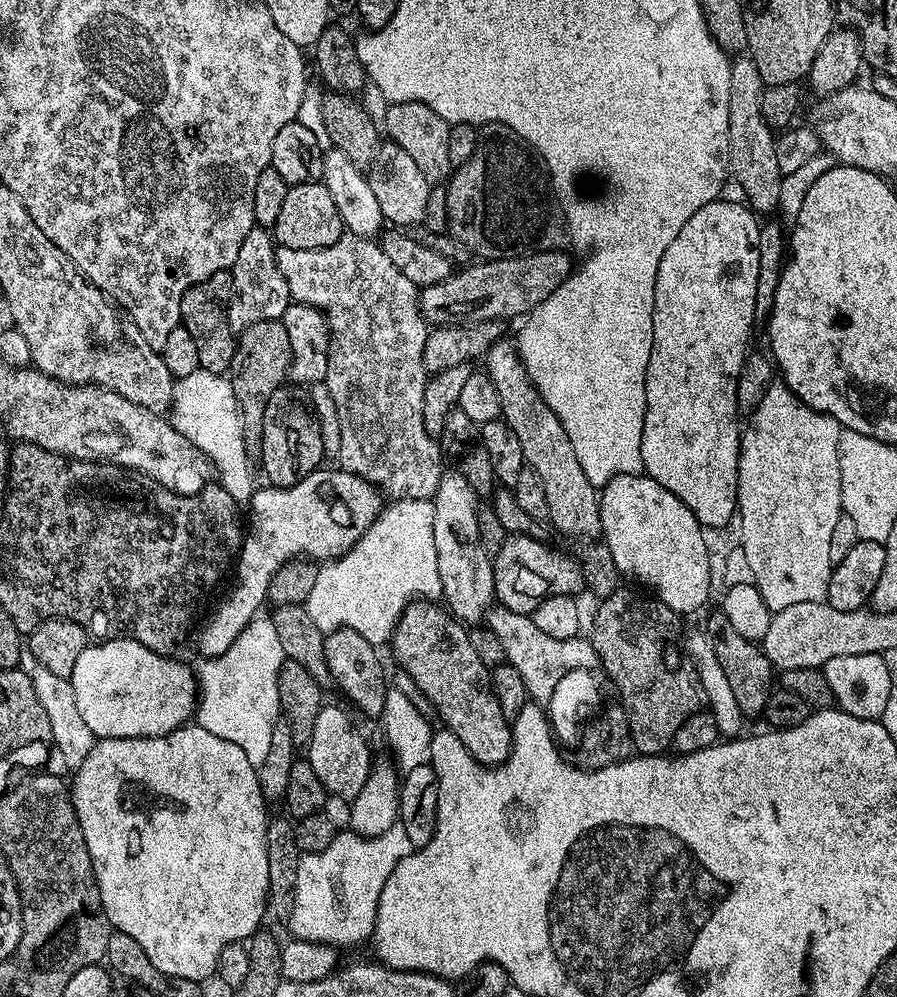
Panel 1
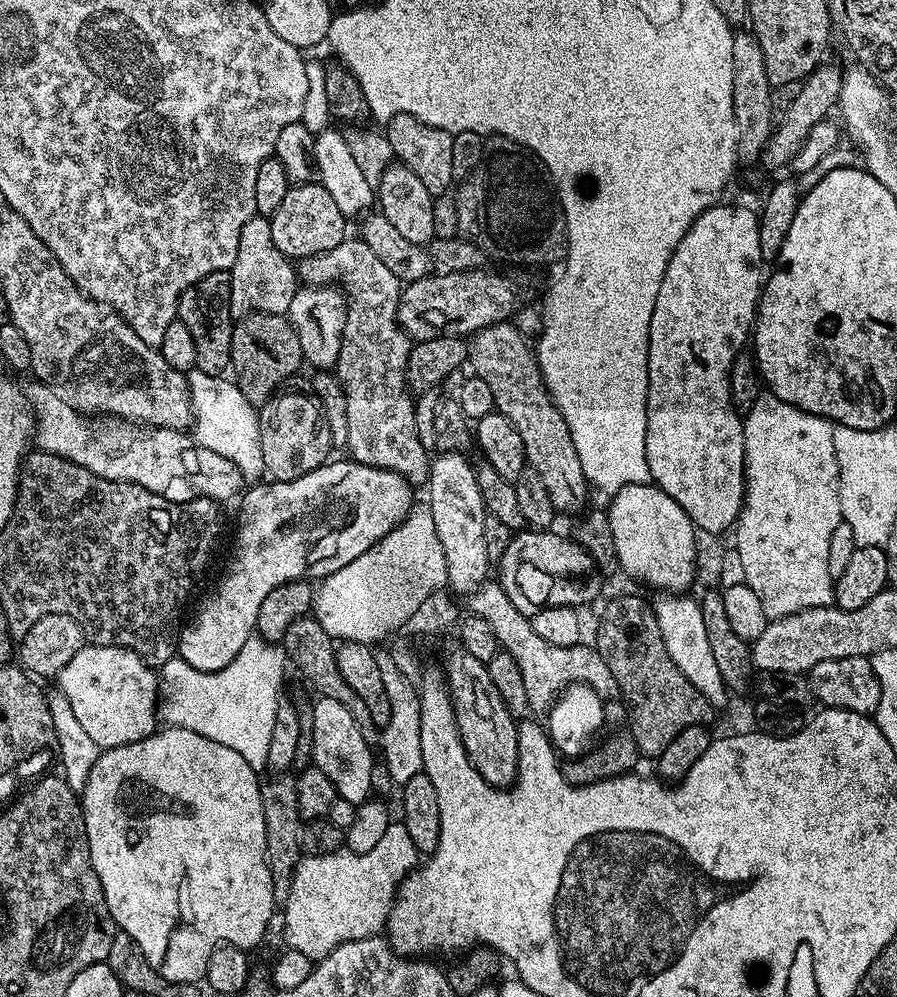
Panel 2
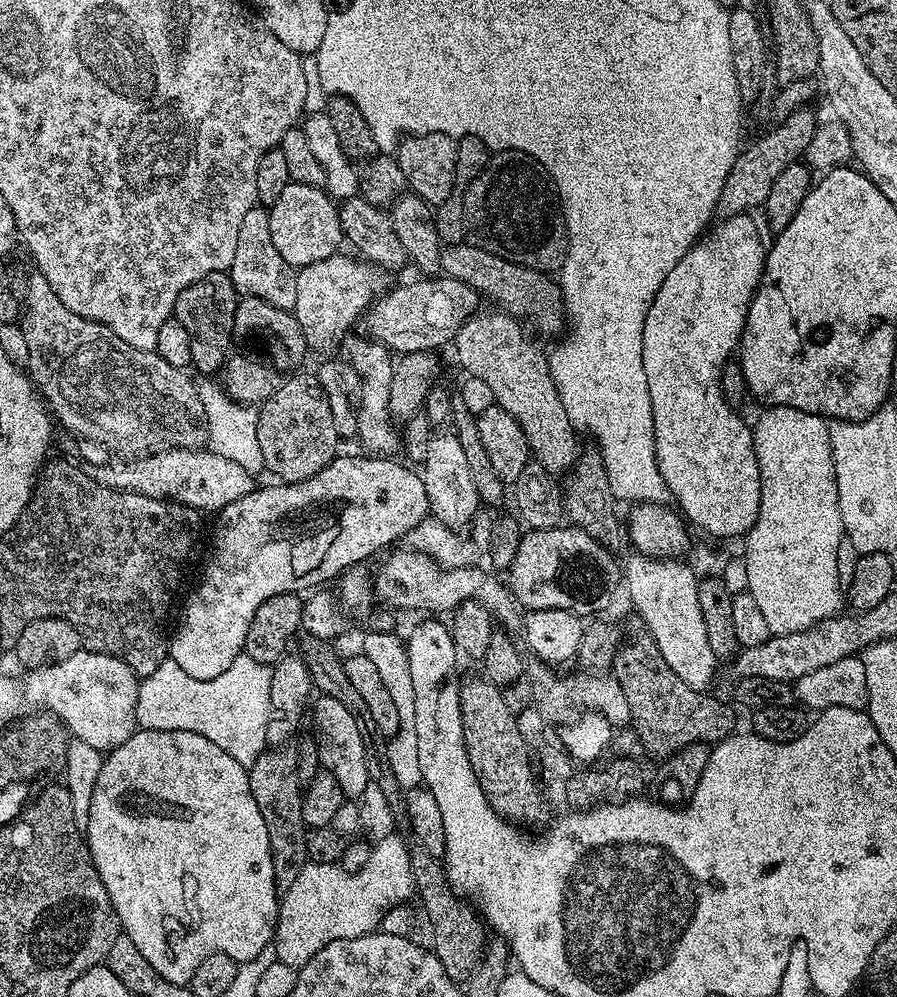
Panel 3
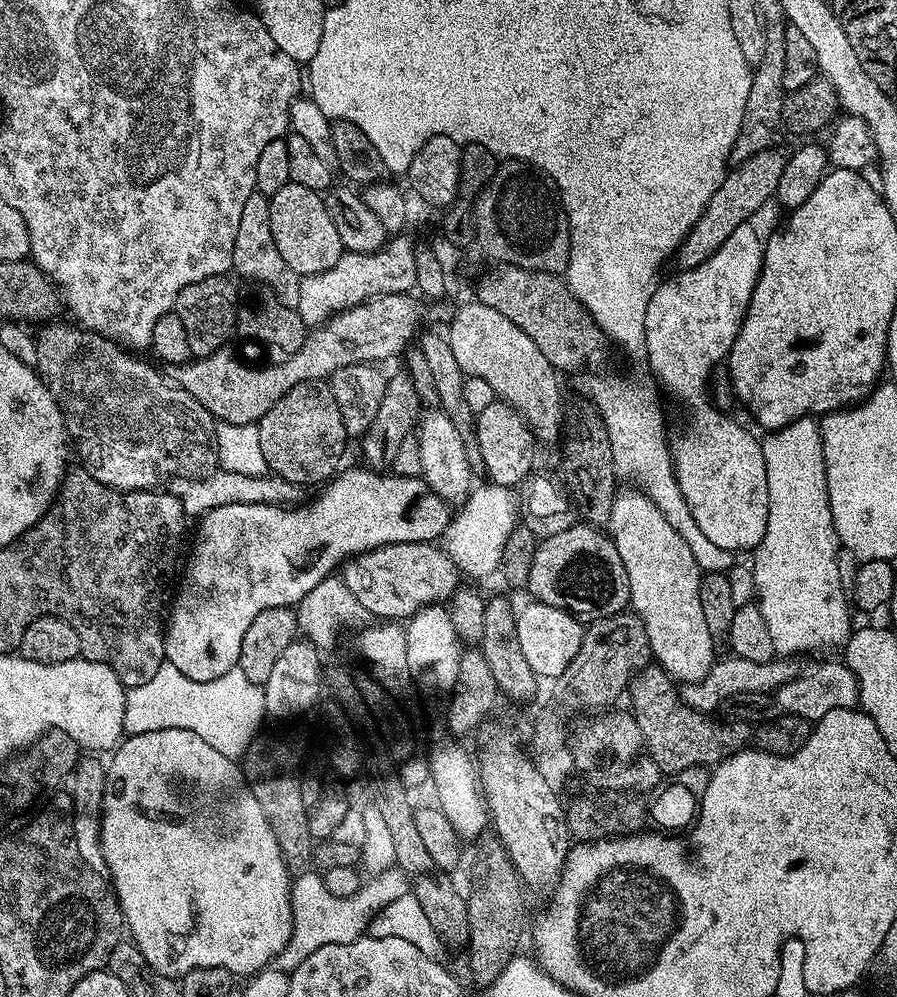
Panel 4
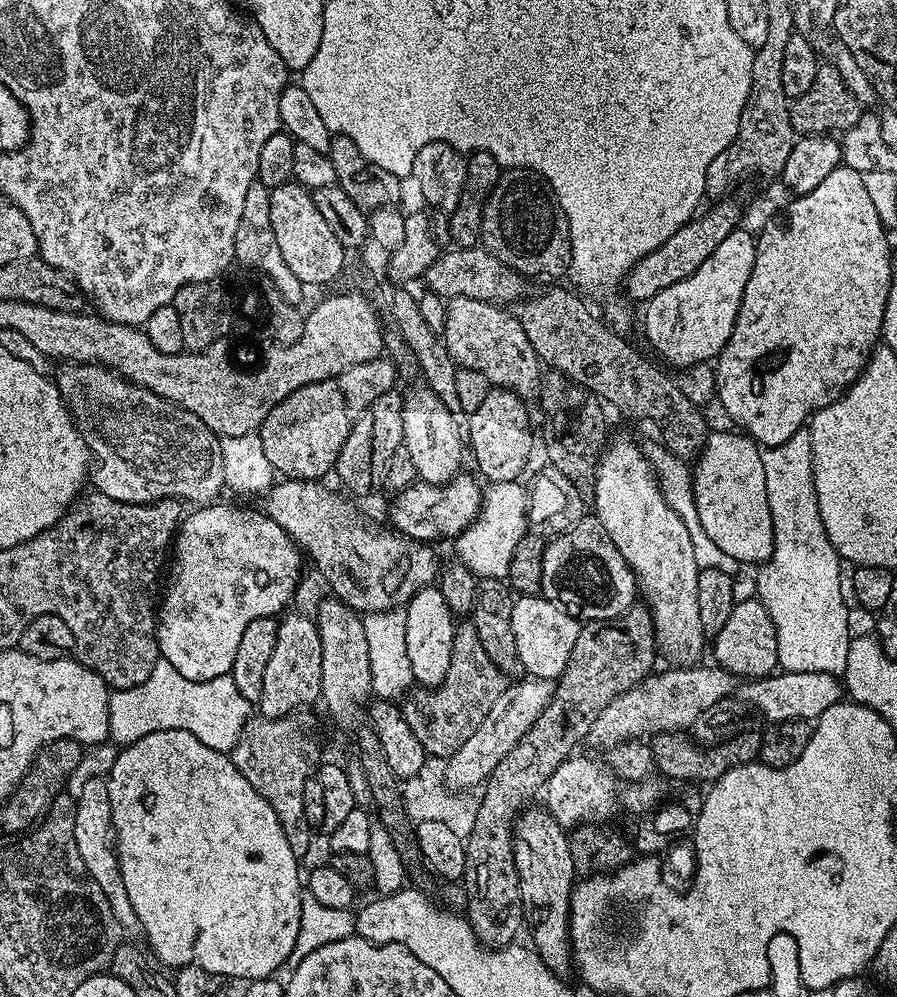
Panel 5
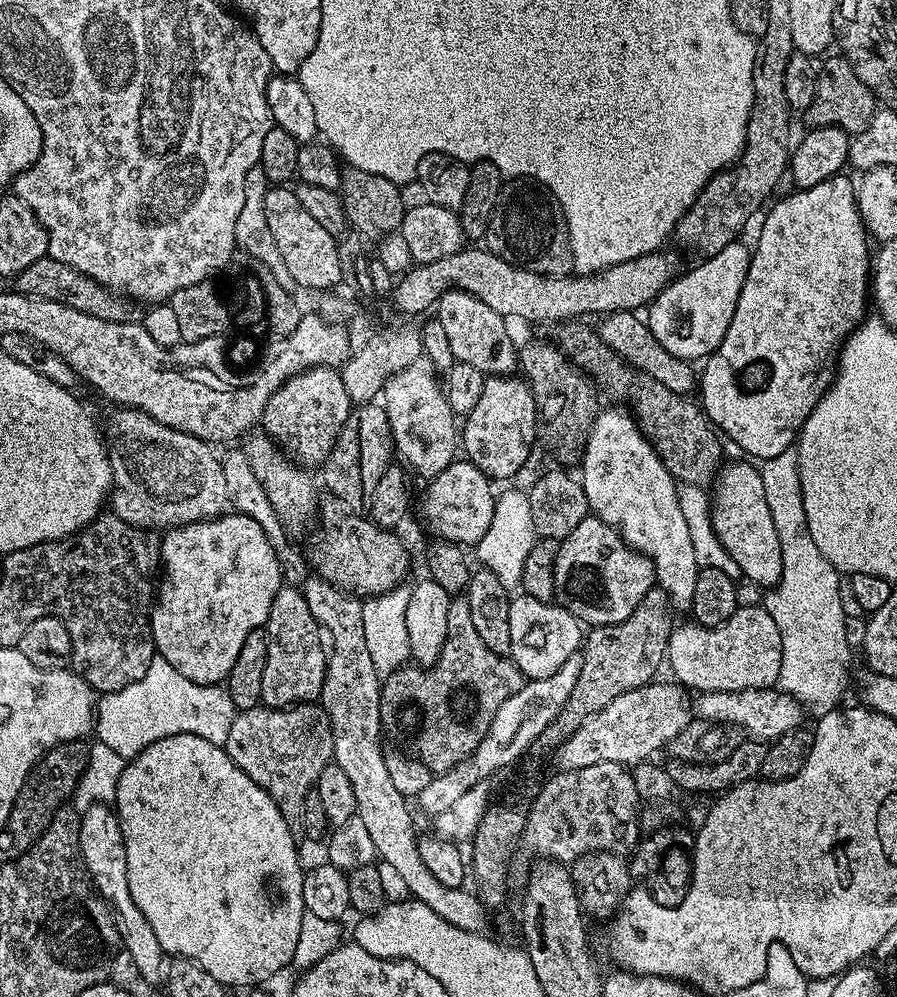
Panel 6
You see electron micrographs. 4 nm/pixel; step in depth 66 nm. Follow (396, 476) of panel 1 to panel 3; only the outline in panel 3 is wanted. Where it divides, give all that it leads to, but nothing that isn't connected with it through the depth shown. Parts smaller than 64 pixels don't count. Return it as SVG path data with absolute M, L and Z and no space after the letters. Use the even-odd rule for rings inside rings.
M367 342L360 344L352 352L350 363L354 371L360 375L361 394L359 412L357 414L358 440L364 443L363 451L373 456L392 458L402 448L402 436L394 423L391 410L390 378L394 371L394 356L383 344Z

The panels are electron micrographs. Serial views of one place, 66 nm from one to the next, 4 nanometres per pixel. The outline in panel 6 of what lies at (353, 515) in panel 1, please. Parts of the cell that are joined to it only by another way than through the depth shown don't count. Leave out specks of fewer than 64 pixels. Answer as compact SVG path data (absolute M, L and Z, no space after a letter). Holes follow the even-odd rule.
M457 458L449 468L431 477L427 484L420 512L424 515L425 526L433 532L432 536L456 545L476 546L494 518L497 497L488 477L482 476L467 459ZM233 510L228 515L218 516L215 519L194 521L192 524L187 524L184 527L169 528L163 533L160 542L162 579L158 584L158 599L152 606L152 637L156 643L158 655L166 658L166 662L170 662L170 666L174 666L174 670L178 670L178 674L190 678L190 682L220 684L221 682L227 681L234 662L238 662L238 653L242 651L242 642L246 642L249 634L263 629L267 625L270 606L274 602L277 594L280 593L282 587L282 581L280 581L282 560L278 555L278 550L276 554L276 548L272 545L272 540L268 536L271 535L269 535L265 528L258 526L258 522L254 522L254 518L245 516L239 510Z

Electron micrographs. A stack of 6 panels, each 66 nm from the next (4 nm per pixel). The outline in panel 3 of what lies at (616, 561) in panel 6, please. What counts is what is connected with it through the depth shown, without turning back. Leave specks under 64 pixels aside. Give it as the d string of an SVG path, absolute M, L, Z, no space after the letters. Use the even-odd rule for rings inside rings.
M557 526L555 528L533 528L525 531L520 537L518 554L506 570L506 583L521 609L534 610L570 610L576 616L588 618L591 612L600 612L612 600L616 584L621 583L622 568L617 557L607 552L590 534L575 526Z

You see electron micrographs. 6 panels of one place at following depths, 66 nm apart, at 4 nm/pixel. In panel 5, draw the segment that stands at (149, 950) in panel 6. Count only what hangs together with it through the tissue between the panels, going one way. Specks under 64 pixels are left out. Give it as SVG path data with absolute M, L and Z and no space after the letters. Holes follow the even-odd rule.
M103 776L90 778L76 798L74 814L74 842L78 842L78 854L82 854L82 862L86 862L86 870L94 882L98 882L98 890L110 902L110 910L125 933L136 932L140 927L138 914L134 914L134 906L130 906L130 894L126 894L126 886L122 882L122 870L116 857L116 834L112 830L112 811L110 810L110 790L108 781Z

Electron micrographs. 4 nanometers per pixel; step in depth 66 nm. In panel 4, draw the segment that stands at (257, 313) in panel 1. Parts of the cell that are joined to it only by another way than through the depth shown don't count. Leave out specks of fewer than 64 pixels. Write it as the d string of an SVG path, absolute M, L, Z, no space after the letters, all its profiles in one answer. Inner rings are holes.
M254 191L246 198L246 206L242 206L242 219L238 222L238 234L234 234L234 258L232 268L240 276L248 280L257 280L267 291L273 292L282 302L282 306L296 308L298 306L298 290L302 277L290 266L286 266L282 254L278 254L278 246L274 246L274 234L270 234L269 197Z

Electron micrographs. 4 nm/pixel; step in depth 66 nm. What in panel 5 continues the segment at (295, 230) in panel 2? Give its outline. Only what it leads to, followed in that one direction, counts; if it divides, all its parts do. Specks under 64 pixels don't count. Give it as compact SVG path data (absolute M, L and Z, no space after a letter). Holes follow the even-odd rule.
M289 182L270 191L270 226L274 226L274 239L282 249L286 266L305 286L328 284L344 268L346 249L334 230L322 219L318 206L314 206L309 189L295 182Z

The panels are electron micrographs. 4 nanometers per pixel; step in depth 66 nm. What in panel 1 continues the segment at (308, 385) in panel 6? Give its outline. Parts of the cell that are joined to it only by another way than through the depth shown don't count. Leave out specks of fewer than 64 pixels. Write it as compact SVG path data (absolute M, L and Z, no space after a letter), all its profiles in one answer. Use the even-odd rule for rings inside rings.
M287 391L275 392L266 402L266 414L262 418L262 446L258 460L264 463L264 472L268 475L267 483L273 488L289 488L302 478L321 467L325 459L322 446L322 431L313 410L305 401L287 396Z

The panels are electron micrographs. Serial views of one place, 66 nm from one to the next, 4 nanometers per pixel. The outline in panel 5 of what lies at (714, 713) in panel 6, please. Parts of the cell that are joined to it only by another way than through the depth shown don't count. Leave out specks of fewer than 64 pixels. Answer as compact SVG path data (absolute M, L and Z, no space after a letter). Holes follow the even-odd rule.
M785 672L763 678L754 678L739 685L738 697L741 705L749 704L757 708L772 724L781 724L787 720L807 720L815 722L830 706L841 703L846 689L837 677L817 672ZM841 695L841 696L840 696Z

